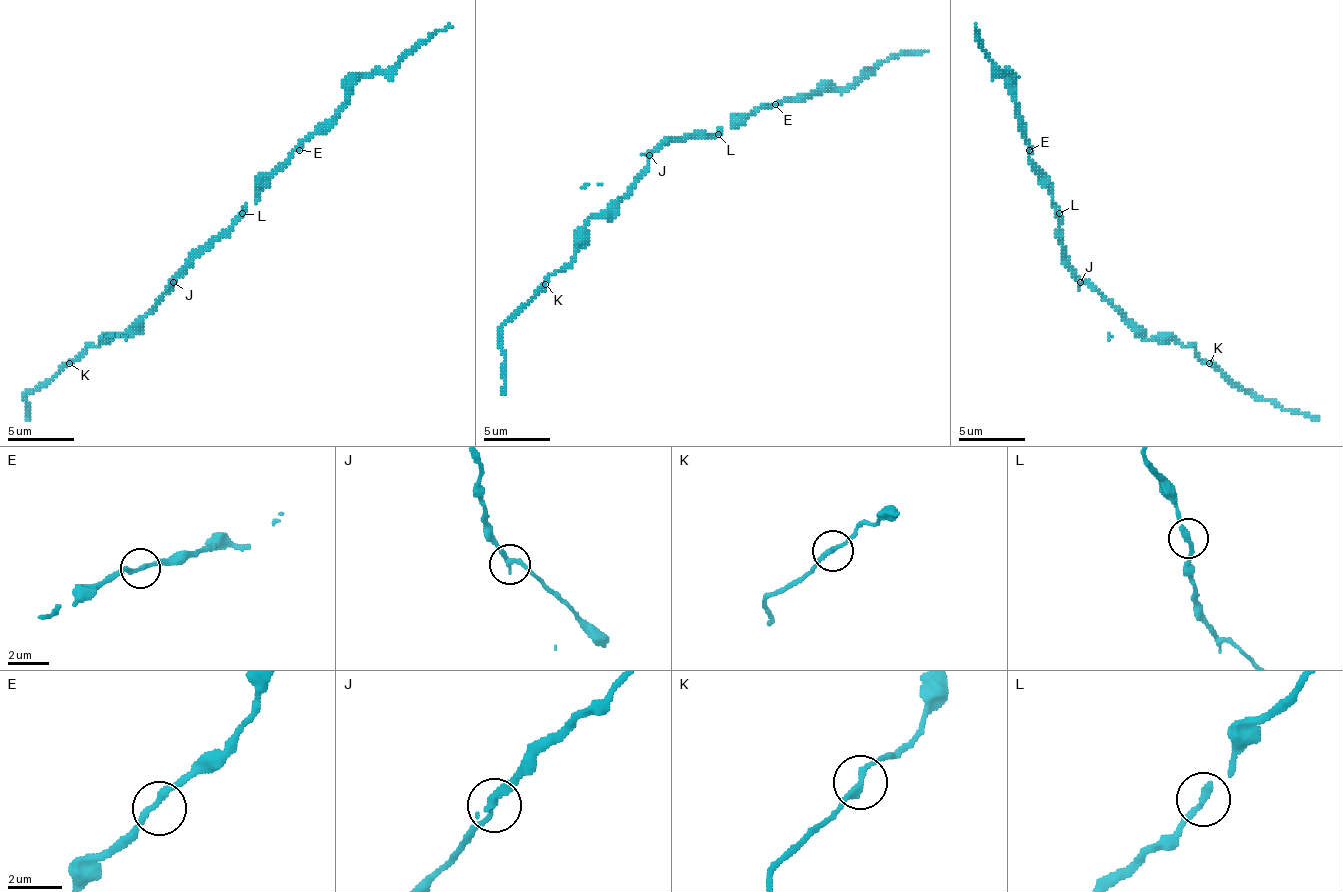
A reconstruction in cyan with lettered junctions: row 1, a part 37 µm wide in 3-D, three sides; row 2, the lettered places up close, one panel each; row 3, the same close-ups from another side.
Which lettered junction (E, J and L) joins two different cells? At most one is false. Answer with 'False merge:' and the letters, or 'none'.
False merge: J

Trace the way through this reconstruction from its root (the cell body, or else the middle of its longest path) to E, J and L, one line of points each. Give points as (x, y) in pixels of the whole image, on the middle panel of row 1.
E: (671, 138), (718, 134), (735, 128), (765, 104), (775, 104)
J: (671, 138), (648, 154)
L: (671, 138), (718, 134)

